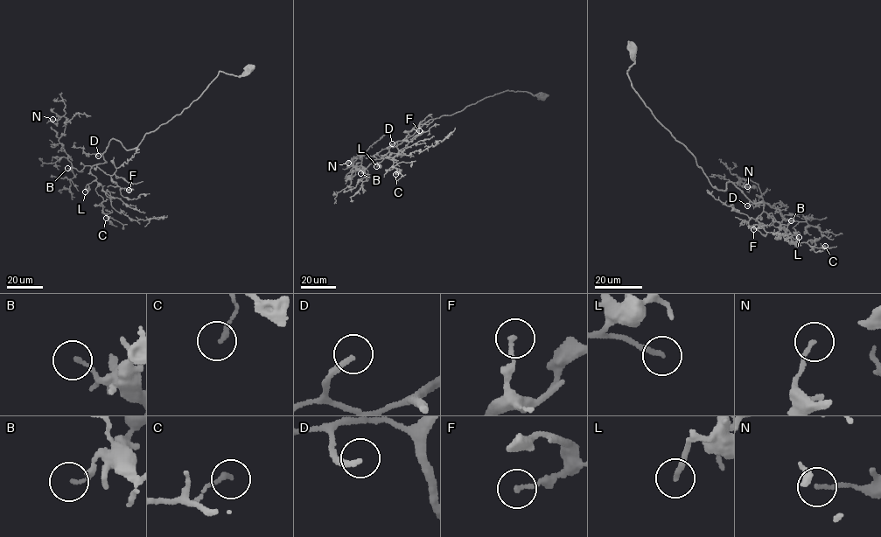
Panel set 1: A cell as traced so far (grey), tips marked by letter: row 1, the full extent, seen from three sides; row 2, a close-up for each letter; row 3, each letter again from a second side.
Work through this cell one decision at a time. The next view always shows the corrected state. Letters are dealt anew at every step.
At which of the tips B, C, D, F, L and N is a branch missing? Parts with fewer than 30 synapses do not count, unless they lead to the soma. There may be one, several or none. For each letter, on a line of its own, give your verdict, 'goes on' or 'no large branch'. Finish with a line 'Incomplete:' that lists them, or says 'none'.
B: no large branch
C: no large branch
D: goes on
F: no large branch
L: goes on
N: no large branch
Incomplete: D, L

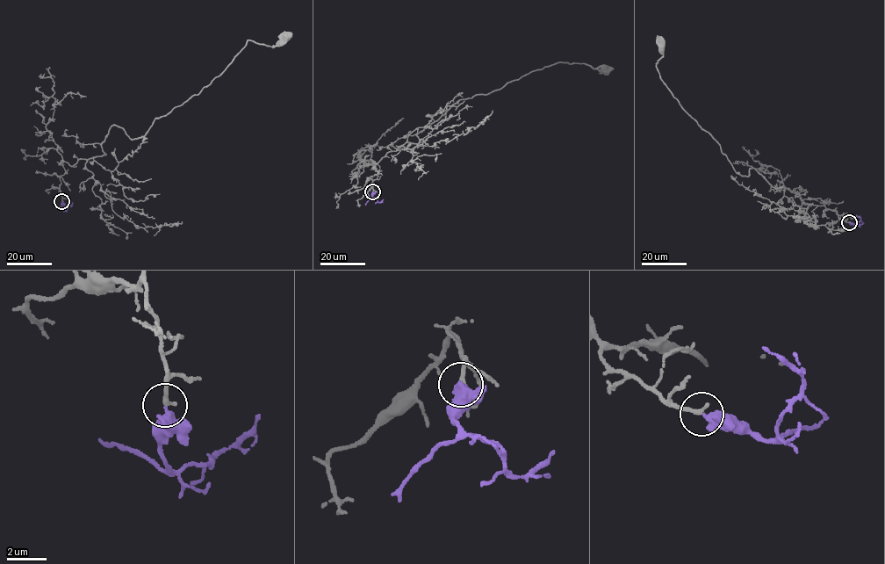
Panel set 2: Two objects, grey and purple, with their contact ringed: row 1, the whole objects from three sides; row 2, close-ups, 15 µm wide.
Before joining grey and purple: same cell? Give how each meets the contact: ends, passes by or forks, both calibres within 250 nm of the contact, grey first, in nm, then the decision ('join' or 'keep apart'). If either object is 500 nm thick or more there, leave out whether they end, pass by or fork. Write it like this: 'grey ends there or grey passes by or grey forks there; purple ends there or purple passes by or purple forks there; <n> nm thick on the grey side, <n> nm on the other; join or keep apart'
grey ends there; purple ends there; 240 nm thick on the grey side, 440 nm on the other; join

